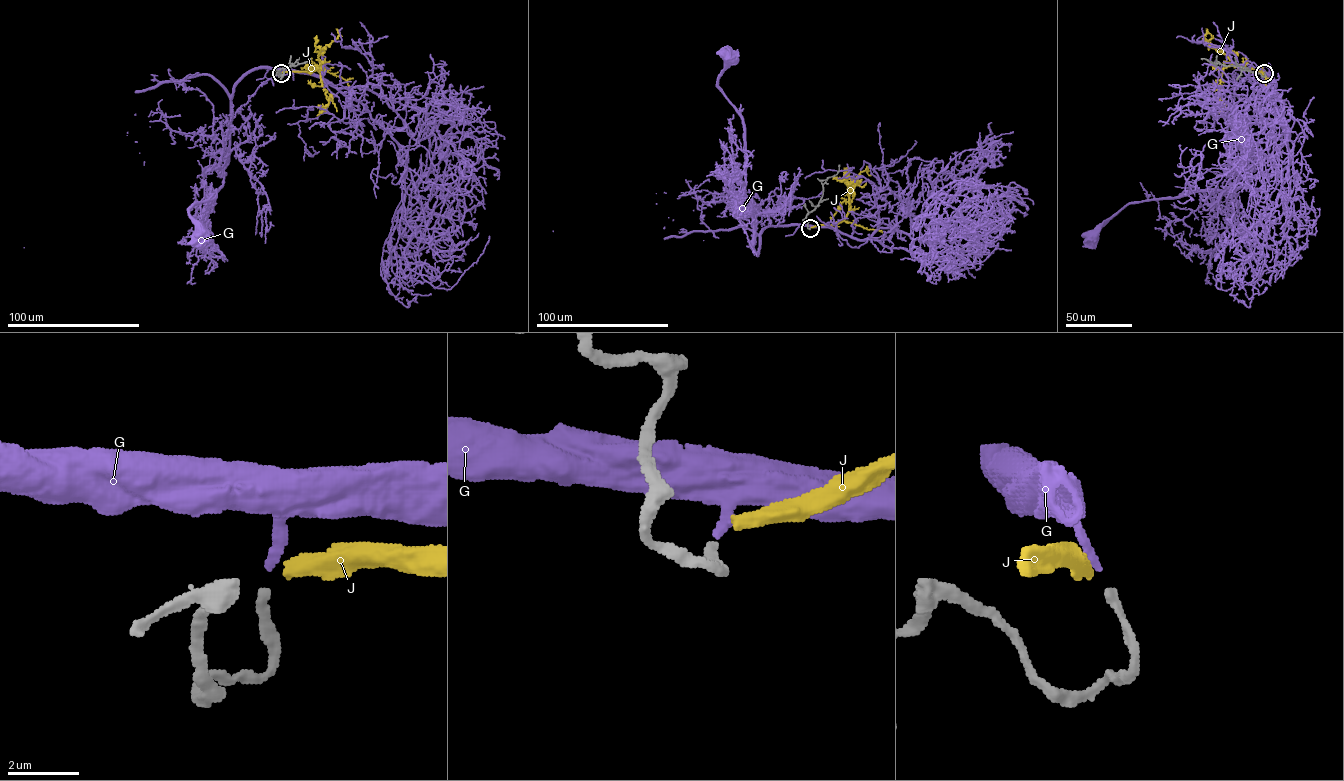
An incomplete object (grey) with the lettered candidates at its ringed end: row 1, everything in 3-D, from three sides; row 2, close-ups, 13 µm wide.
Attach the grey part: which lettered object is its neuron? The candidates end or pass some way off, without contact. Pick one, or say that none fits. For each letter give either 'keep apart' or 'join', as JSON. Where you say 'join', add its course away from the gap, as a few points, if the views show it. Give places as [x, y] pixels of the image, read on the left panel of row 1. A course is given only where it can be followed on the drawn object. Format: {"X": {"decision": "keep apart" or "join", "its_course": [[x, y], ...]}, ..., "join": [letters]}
{"G": {"decision": "join", "its_course": [[281, 72], [253, 68], [235, 87], [223, 184], [214, 198], [196, 202], [189, 209], [199, 238]]}, "J": {"decision": "keep apart"}, "join": ["G"]}

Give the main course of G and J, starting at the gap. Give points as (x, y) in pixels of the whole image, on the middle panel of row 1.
G: (810, 228), (770, 225), (762, 232), (758, 255), (753, 246), (743, 118), (718, 84), (728, 54)
J: (810, 227), (840, 222), (850, 207), (849, 185), (857, 182), (853, 189), (854, 196)

